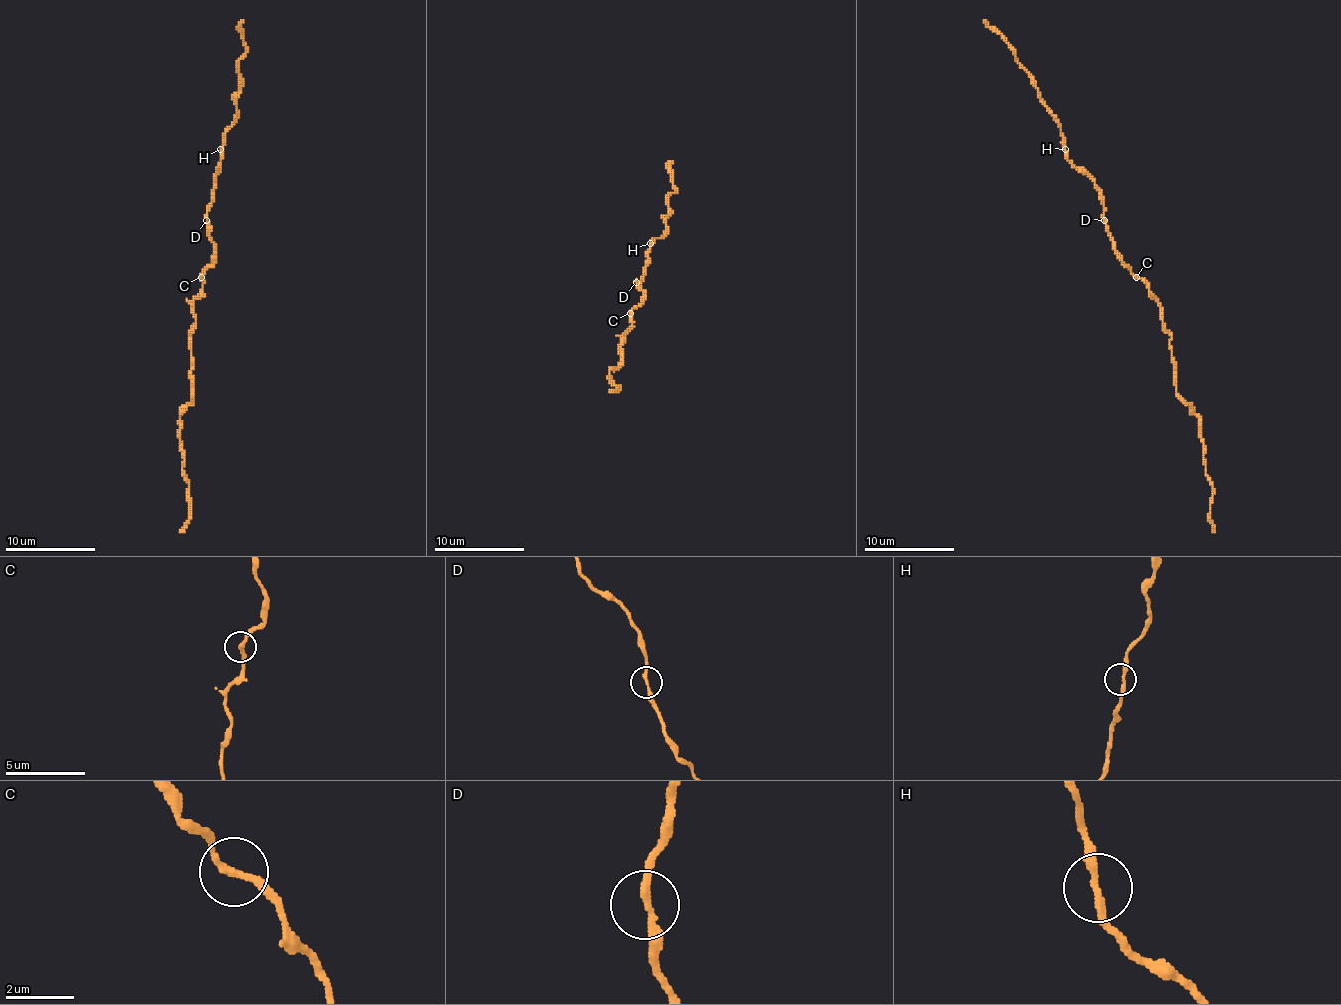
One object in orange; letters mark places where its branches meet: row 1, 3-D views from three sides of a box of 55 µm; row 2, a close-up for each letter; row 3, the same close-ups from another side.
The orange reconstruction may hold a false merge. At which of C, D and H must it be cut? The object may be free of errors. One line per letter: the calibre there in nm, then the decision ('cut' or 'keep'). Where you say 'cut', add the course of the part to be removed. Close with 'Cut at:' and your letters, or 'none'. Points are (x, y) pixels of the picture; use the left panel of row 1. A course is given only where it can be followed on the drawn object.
C: 220 nm | keep
D: 200 nm | keep
H: 220 nm | keep
Cut at: none

